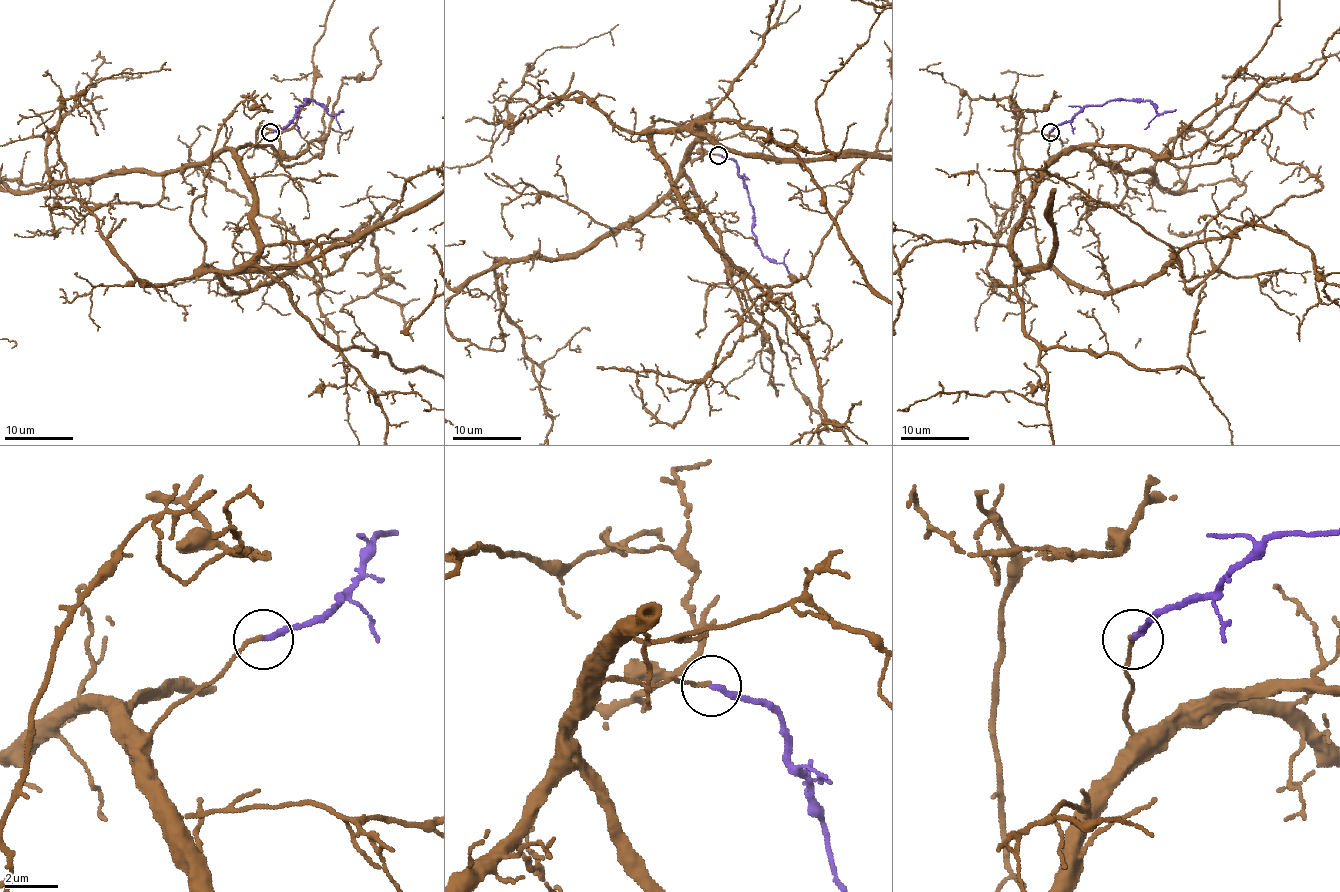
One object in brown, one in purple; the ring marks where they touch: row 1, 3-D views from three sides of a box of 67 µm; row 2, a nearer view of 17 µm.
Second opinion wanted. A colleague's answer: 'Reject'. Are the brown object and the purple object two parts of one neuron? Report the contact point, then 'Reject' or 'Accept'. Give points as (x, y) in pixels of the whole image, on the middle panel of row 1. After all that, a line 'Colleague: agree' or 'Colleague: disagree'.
Place: (718, 155). Reject
Colleague: agree

